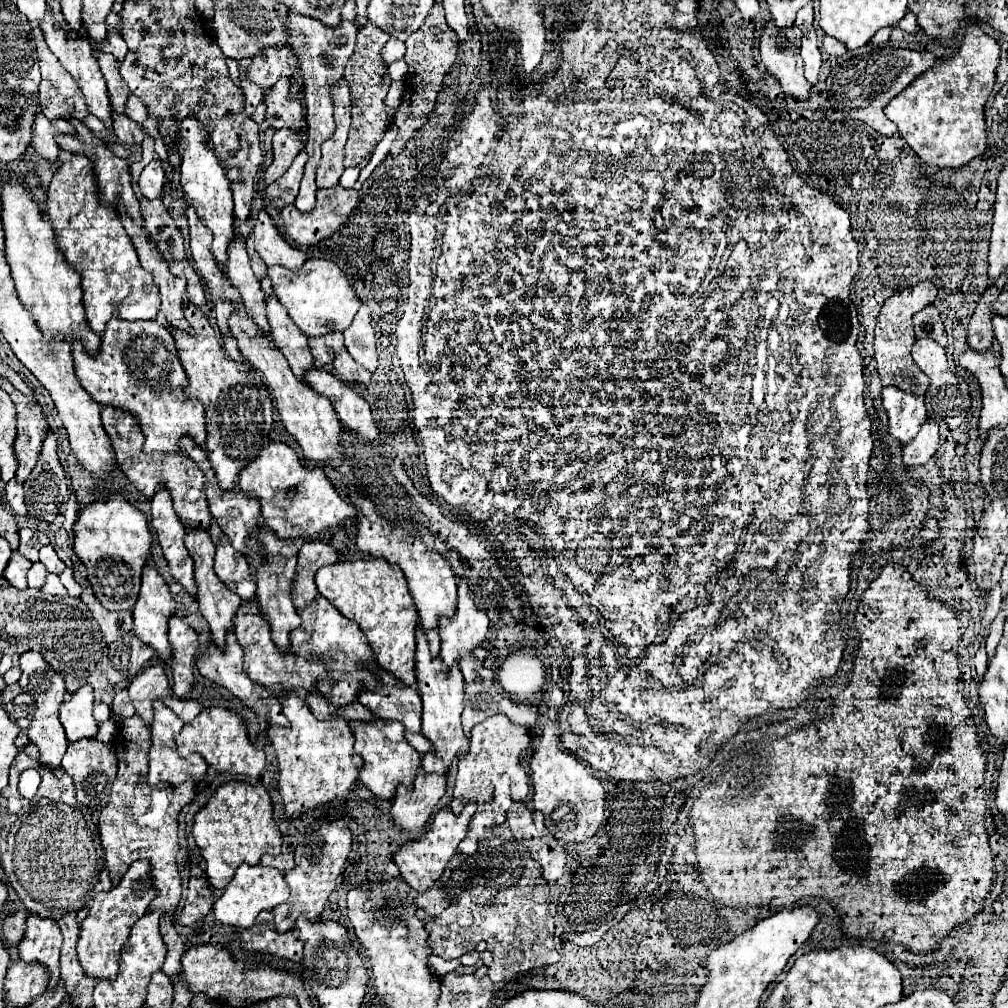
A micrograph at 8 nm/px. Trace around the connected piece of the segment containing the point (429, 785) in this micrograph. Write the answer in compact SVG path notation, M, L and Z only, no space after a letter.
M420 774L414 780L414 790L396 796L392 804L394 826L408 836L416 836L428 824L432 810L446 792L446 776L440 774Z

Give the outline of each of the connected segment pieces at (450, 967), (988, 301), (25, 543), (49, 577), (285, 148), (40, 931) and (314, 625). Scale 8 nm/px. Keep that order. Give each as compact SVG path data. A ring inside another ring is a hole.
M432 954L428 966L430 966L430 970L432 970L436 976L444 976L444 974L448 974L448 972L454 972L454 970L460 966L460 962L458 962L458 960L444 960L444 958Z
M986 292L978 302L974 316L970 318L968 326L968 346L976 352L984 352L992 346L994 332L992 332L992 296Z
M22 528L20 530L20 546L18 550L32 562L38 560L38 550L42 546L46 546L50 540L46 534L42 534L40 530L34 530L34 528Z
M48 572L48 574L46 574L46 582L44 582L42 590L44 590L46 594L66 596L66 588L64 588L64 584L62 584L62 582L60 582L60 578L58 578L56 574L52 574L52 572Z
M280 128L274 132L274 142L272 142L274 160L264 174L264 186L270 186L272 182L276 182L276 178L280 178L288 170L288 166L292 164L296 154L304 148L304 144L306 144L306 132L296 134L288 128Z
M30 914L26 918L26 930L18 944L18 952L20 958L26 962L34 960L48 966L50 970L48 990L52 990L60 980L60 970L58 970L60 946L62 946L62 934L54 920L44 920L36 914Z
M318 596L316 602L312 602L310 606L302 608L298 614L302 618L302 624L300 624L300 628L296 628L290 634L292 652L302 658L308 658L308 660L318 658L320 662L324 662L324 666L328 670L328 686L330 686L330 704L332 706L336 706L336 708L346 706L358 698L360 690L372 690L382 684L368 668L368 666L376 666L374 652L372 652L364 632L360 632L360 626L356 626L356 622L344 618L322 596Z

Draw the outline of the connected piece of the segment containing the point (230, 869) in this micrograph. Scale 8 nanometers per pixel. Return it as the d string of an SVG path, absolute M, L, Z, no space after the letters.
M246 782L222 784L210 802L194 818L194 840L206 860L206 876L212 888L224 890L242 862L258 864L264 854L280 854L282 836L274 820L270 794L264 786L250 786Z

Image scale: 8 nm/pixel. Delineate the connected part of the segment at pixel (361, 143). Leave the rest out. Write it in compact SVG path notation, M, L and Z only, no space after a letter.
M370 22L358 30L358 40L356 40L356 50L346 62L344 78L350 86L350 96L352 96L352 126L348 132L348 142L344 148L344 166L356 167L366 156L368 150L372 150L374 142L380 142L380 138L386 132L386 92L390 86L391 78L388 75L388 66L382 60L380 50L388 42L388 34L380 30L378 26L372 26Z

